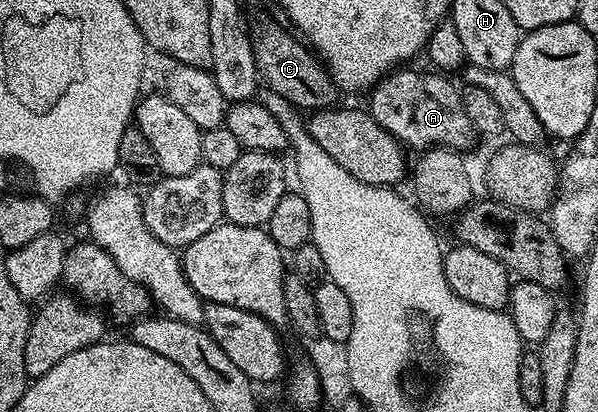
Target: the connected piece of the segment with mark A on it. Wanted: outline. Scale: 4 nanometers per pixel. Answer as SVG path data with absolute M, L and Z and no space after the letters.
M400 68L380 79L370 91L372 99L366 109L390 136L400 141L401 146L423 152L433 146L449 146L452 150L467 151L474 139L474 131L464 111L461 91L451 82L451 77L440 72L423 74L420 70Z

